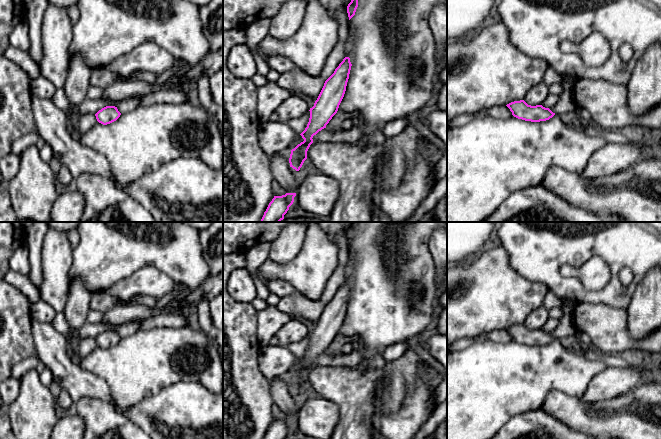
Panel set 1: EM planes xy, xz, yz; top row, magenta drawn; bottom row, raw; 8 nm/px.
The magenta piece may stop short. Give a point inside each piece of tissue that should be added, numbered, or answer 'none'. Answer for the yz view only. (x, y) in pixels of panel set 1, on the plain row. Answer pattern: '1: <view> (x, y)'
none

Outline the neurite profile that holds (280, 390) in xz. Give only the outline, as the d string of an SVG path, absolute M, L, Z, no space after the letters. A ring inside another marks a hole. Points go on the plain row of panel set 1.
M272 381L270 385L274 404L277 405L287 417L297 416L297 405L291 396L288 383L282 381Z

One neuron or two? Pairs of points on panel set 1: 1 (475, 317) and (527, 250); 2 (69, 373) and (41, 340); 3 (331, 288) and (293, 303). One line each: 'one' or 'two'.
1: two
2: one
3: one

